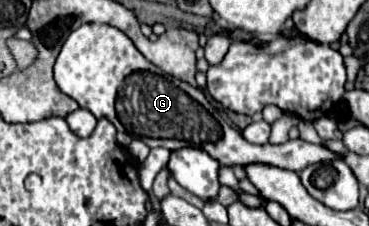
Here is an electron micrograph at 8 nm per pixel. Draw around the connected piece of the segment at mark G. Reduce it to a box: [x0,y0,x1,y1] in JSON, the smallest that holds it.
[53,24,343,172]

